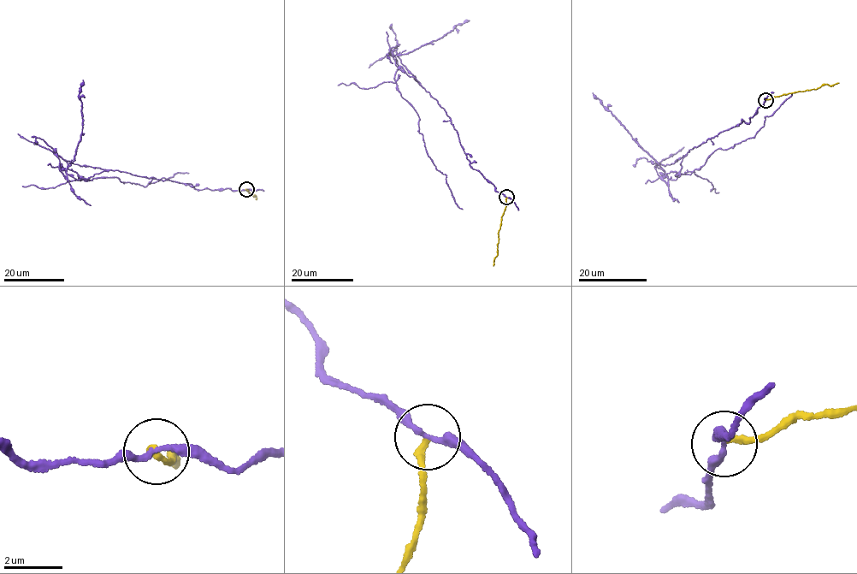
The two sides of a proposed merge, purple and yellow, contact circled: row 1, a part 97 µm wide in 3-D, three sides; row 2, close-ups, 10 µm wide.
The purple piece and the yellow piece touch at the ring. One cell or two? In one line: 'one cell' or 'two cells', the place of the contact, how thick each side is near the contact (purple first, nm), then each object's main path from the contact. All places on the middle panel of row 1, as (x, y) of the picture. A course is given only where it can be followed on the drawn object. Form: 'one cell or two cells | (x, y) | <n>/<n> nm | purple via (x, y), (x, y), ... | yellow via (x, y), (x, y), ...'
two cells | (506, 197) | 200/240 nm | purple via (506, 197), (470, 166), (451, 118), (398, 68), (394, 55), (397, 91), (417, 114), (426, 150), (463, 209) | yellow via (506, 197), (493, 265)

